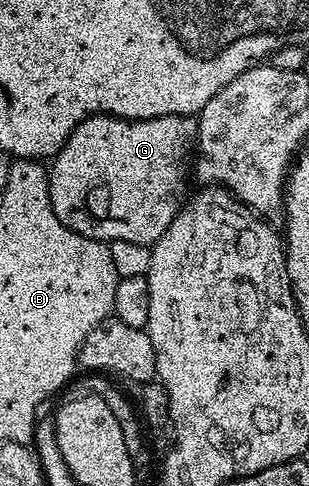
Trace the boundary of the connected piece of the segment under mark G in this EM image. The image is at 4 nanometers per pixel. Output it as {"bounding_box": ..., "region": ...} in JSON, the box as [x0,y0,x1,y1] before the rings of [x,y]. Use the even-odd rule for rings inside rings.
{"bounding_box":[47,114,199,245],"region":[[[100,114],[85,118],[72,130],[69,139],[63,143],[63,149],[50,161],[47,185],[53,214],[57,214],[66,228],[72,228],[85,238],[154,245],[161,234],[169,230],[169,222],[173,222],[185,203],[187,176],[189,180],[198,139],[199,121],[195,116],[123,120],[120,116]]]}

